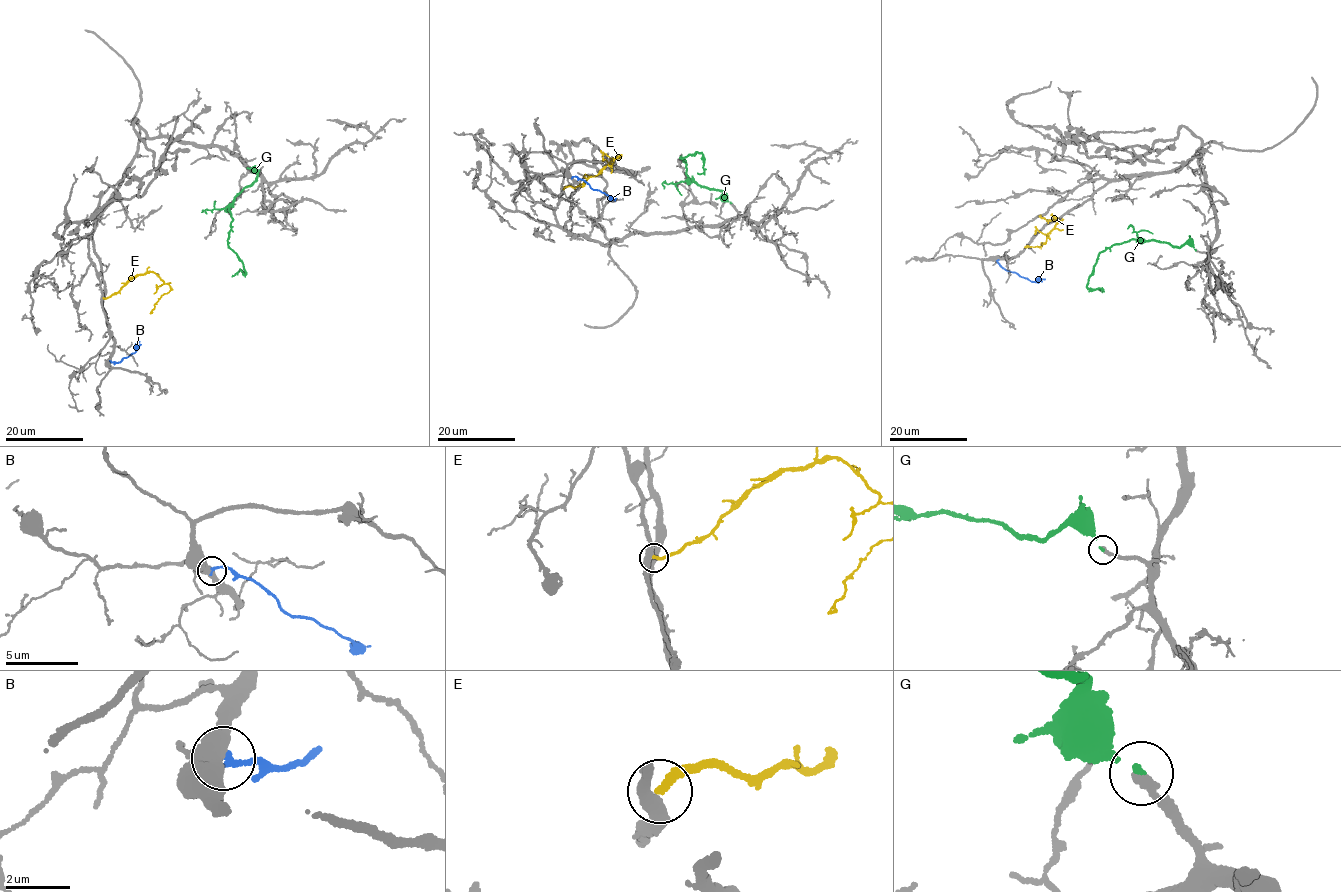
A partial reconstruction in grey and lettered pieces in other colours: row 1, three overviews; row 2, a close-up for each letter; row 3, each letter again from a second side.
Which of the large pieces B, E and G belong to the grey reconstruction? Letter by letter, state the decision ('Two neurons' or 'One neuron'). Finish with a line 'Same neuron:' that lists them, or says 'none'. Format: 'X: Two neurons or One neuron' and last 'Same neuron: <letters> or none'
B: Two neurons
E: One neuron
G: One neuron
Same neuron: E, G

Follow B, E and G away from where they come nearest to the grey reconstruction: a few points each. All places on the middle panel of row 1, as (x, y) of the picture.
B: (572, 177), (577, 176), (593, 189), (615, 200)
E: (563, 189), (570, 186), (582, 186), (589, 177), (600, 173), (613, 158), (620, 156), (609, 165), (603, 157)
G: (731, 203), (725, 193), (708, 189), (688, 177), (686, 163), (680, 158), (701, 153), (703, 171), (697, 173)

